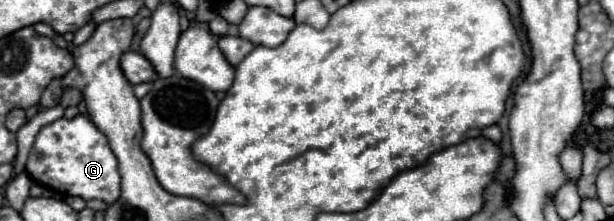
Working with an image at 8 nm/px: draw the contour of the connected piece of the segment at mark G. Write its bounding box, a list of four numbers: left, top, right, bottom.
[26,116,120,204]

